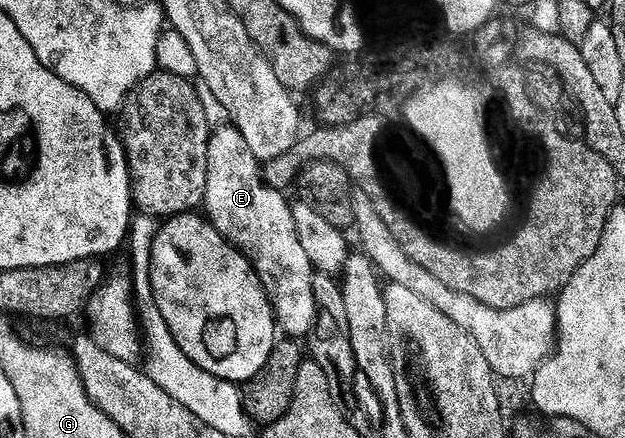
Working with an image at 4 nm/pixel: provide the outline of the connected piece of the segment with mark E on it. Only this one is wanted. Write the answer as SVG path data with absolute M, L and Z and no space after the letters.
M219 126L211 131L211 139L208 141L208 183L205 185L202 201L202 206L207 207L206 218L217 229L217 233L225 237L225 241L232 243L251 262L253 269L259 274L261 285L271 303L271 310L275 313L278 330L293 340L302 340L302 335L303 338L310 336L315 328L315 318L319 312L313 297L313 277L317 272L297 237L297 225L291 212L292 204L287 203L288 196L284 192L273 189L263 180L261 163L236 127L217 127Z

